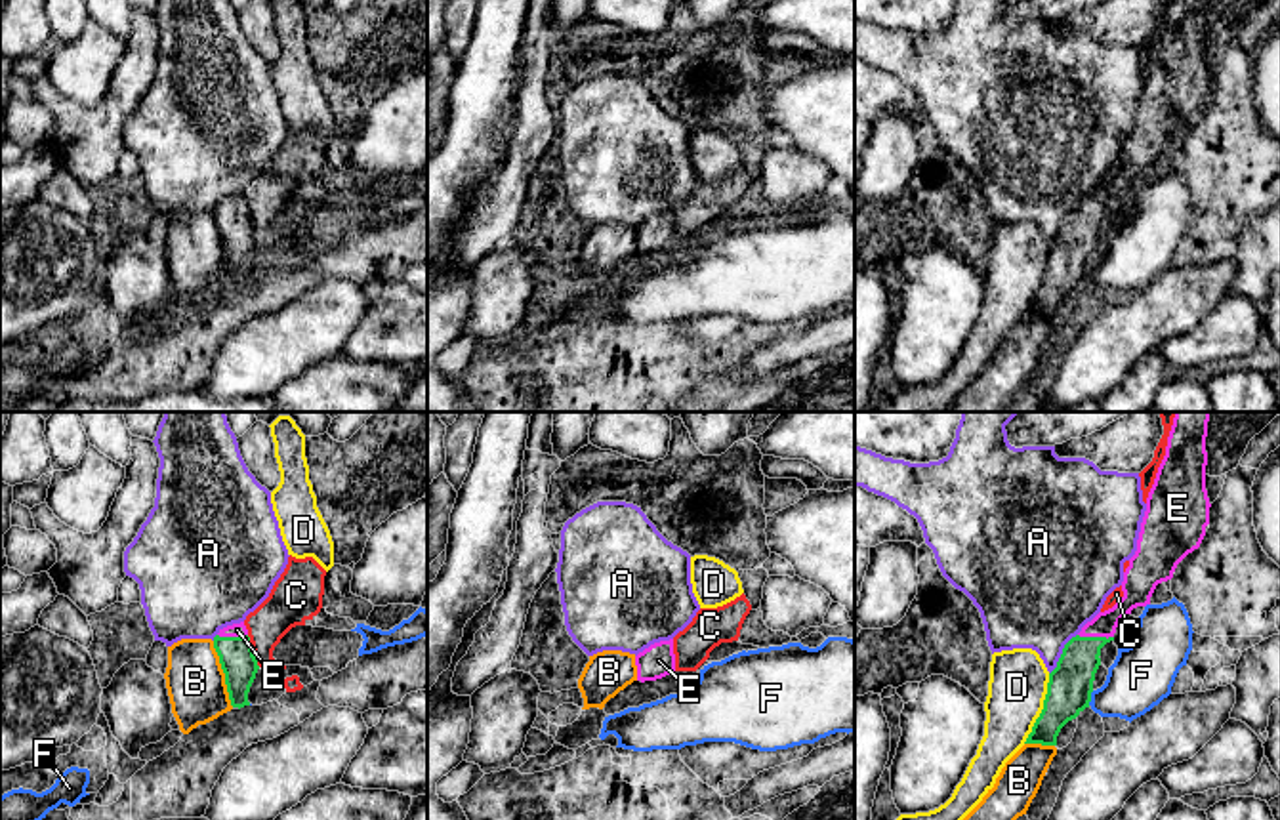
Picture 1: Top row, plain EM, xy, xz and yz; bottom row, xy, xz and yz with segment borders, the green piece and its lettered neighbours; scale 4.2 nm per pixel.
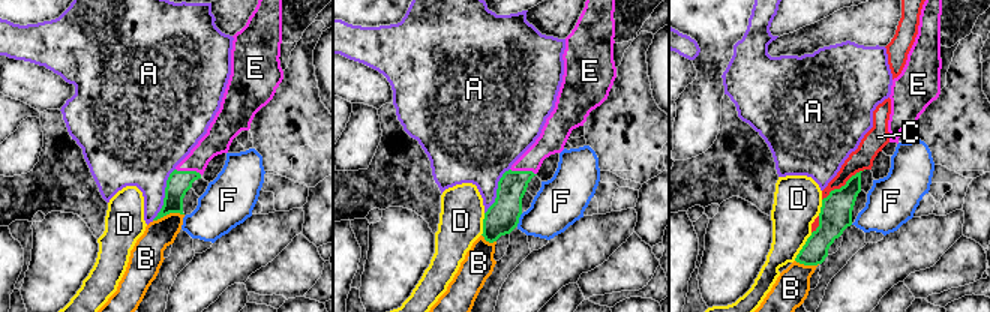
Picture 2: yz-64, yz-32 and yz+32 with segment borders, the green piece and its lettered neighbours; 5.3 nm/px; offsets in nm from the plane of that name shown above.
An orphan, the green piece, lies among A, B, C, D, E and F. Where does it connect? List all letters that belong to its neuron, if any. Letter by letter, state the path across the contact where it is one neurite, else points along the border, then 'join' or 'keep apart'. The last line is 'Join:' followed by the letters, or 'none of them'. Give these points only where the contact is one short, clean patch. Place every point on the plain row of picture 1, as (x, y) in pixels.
A: border along yz (1076, 206), (1065, 218), (1057, 239), (1050, 246); keep apart
B: keep apart
C: keep apart
D: border along yz (1050, 246), (1044, 281), (1023, 315); keep apart
E: join
F: border along yz (1094, 264), (1088, 277); keep apart
Join: E

